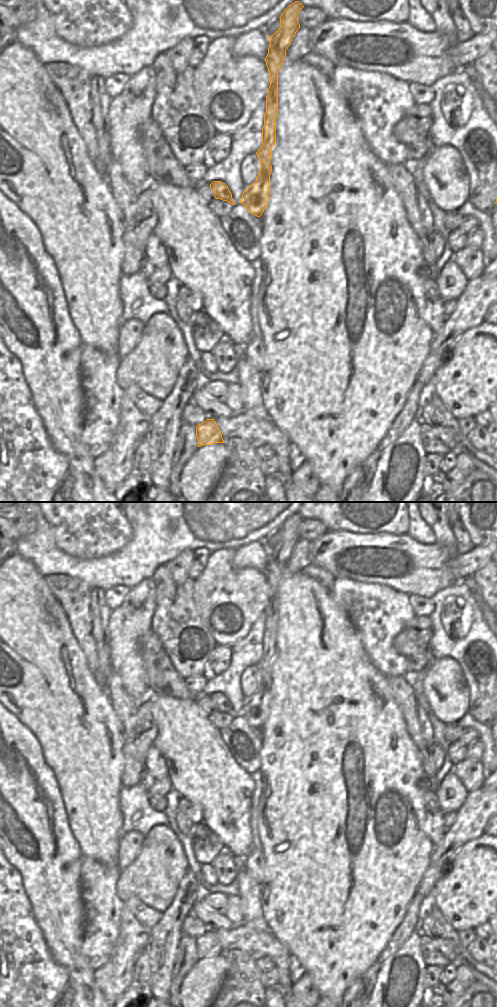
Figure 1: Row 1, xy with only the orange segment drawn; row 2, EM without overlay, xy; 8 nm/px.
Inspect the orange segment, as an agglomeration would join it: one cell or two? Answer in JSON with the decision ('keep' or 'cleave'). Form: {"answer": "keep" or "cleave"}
{"answer": "cleave"}

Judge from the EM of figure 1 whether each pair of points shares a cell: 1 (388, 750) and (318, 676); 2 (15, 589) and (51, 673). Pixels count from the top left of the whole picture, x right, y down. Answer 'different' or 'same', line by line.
1: same
2: same

